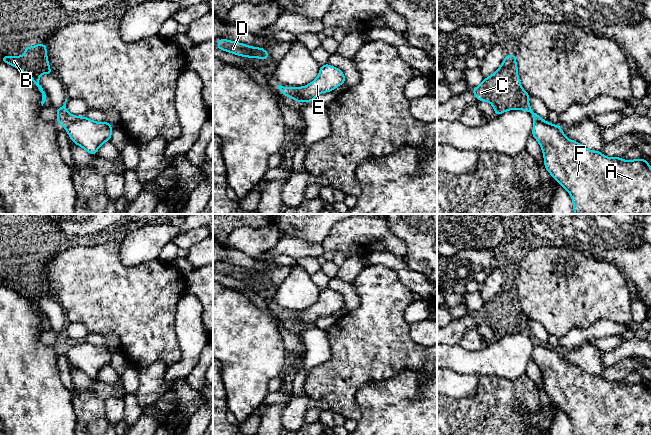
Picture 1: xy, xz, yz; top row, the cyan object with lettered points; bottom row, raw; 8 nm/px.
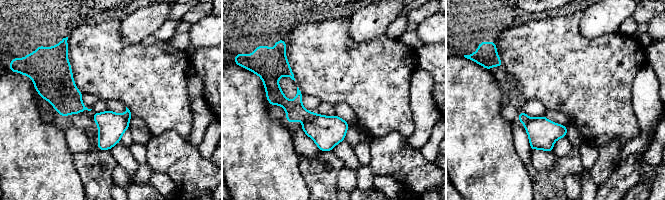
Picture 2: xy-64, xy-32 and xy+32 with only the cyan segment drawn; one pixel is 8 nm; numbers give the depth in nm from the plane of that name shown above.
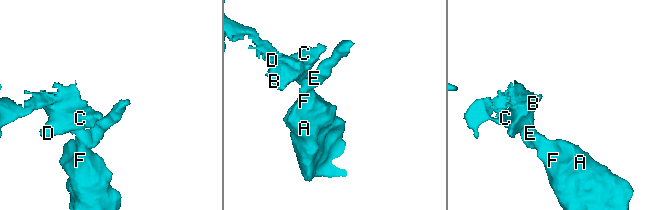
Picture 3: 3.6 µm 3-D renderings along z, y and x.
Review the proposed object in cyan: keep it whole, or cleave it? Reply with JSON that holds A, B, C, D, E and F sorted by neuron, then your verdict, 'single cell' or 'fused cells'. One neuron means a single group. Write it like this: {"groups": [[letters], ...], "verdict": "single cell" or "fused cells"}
{"groups": [["A", "E", "F"], ["B", "C", "D"]], "verdict": "fused cells"}

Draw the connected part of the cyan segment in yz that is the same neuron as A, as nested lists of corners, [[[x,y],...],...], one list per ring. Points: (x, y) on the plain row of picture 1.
[[[543,344],[534,346],[532,360],[541,370],[546,394],[570,418],[574,435],[651,435],[651,391],[646,383],[606,381],[568,363],[560,350]]]

